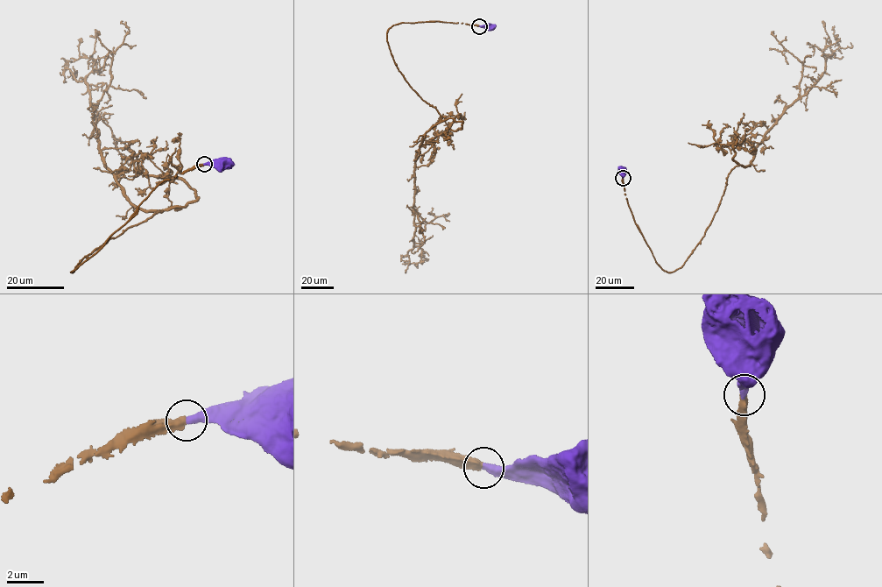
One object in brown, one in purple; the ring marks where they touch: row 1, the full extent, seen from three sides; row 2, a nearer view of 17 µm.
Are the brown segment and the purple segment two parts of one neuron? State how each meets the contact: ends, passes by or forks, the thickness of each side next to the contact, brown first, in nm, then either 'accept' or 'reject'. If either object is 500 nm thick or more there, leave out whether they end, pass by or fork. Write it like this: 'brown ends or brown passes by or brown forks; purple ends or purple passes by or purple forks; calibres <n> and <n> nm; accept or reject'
brown ends; purple ends; calibres 440 and 440 nm; accept

